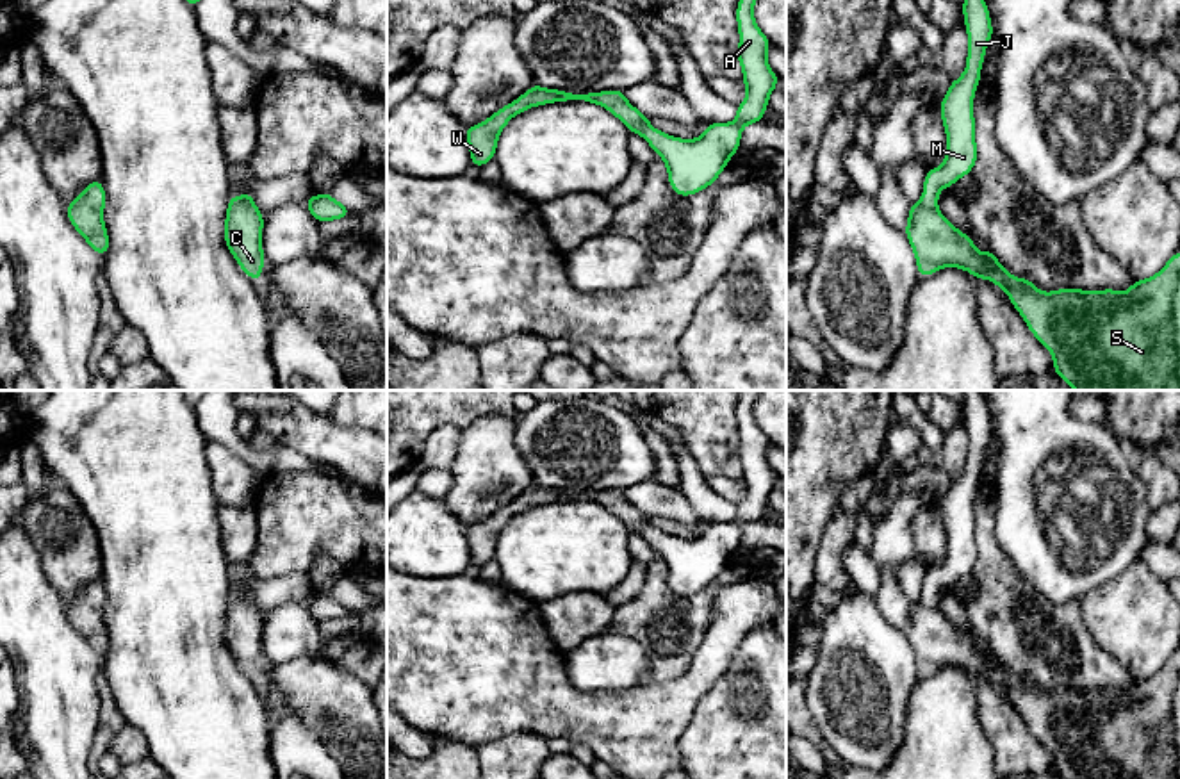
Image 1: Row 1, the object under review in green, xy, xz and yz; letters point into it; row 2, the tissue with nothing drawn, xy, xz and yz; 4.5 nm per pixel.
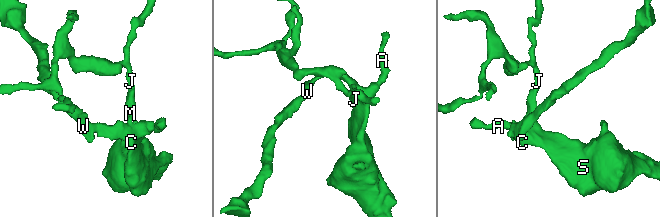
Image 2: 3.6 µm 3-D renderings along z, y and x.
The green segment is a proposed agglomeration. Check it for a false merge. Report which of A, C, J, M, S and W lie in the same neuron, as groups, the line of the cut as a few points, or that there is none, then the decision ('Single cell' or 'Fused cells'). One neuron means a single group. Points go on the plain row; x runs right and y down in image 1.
Groups: A J M / C S W. Split along yz (1179, 671), (1171, 690), (1177, 778). Fused cells

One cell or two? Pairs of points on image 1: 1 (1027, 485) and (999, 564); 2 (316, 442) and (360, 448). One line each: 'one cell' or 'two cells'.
1: two cells
2: one cell

